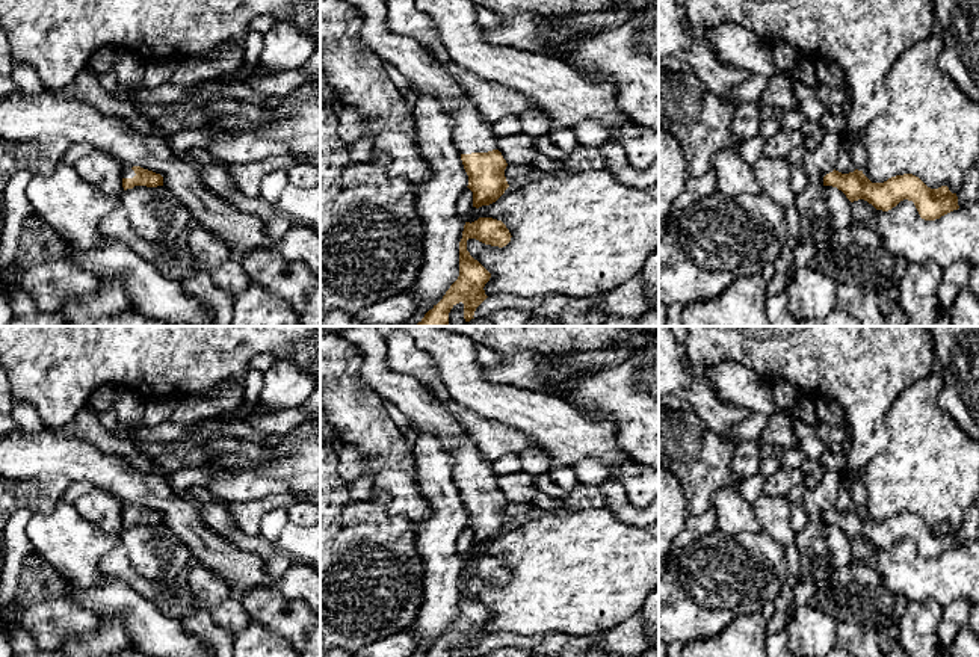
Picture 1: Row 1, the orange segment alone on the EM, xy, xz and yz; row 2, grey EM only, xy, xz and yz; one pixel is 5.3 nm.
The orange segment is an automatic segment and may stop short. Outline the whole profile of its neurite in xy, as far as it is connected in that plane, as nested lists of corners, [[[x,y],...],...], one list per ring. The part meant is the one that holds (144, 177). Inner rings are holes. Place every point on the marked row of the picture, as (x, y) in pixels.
[[[125,166],[122,171],[122,187],[124,190],[133,189],[134,186],[157,187],[163,186],[163,177],[153,171],[141,166]]]

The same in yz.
[[[834,169],[823,177],[823,186],[837,187],[851,202],[864,199],[882,211],[891,210],[903,199],[913,201],[925,221],[940,219],[959,208],[956,193],[952,193],[947,186],[931,189],[913,174],[896,175],[884,183],[872,183],[863,171],[842,174]]]

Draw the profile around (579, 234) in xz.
[[[607,169],[533,175],[526,186],[509,186],[496,202],[479,208],[471,207],[465,222],[471,224],[479,217],[502,221],[512,236],[503,248],[485,245],[476,239],[467,240],[470,255],[491,273],[483,287],[486,296],[601,295],[639,275],[645,260],[659,248],[659,180],[639,189],[621,183]]]

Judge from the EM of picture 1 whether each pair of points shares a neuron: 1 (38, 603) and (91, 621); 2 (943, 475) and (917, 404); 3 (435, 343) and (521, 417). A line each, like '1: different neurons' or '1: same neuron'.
1: same neuron
2: same neuron
3: same neuron

